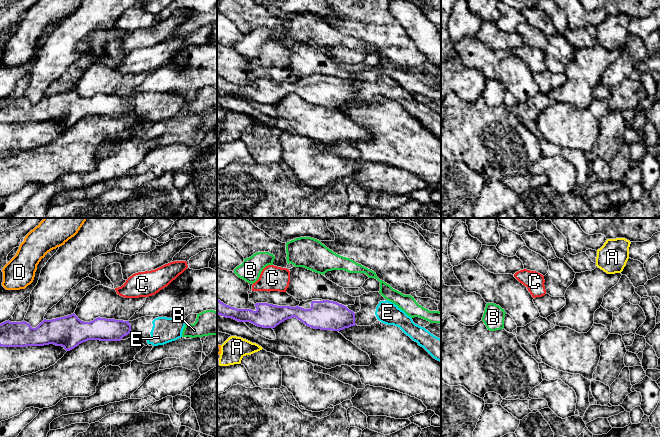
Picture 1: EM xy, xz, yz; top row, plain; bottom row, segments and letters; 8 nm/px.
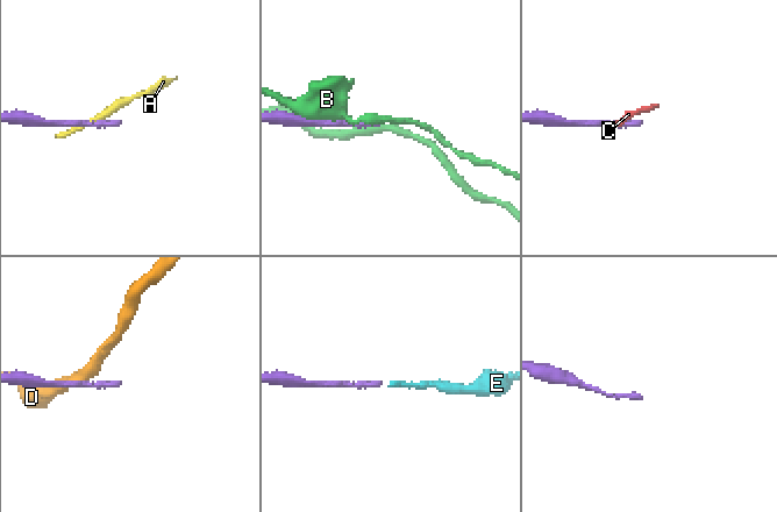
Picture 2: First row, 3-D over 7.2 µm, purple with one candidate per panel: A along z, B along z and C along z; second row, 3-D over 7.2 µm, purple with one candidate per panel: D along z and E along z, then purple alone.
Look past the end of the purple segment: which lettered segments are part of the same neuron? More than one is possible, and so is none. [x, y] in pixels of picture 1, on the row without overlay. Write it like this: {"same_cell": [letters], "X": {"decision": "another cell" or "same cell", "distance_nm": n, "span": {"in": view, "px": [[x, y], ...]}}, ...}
{"same_cell": ["E"], "A": {"decision": "another cell", "distance_nm": 120, "span": {"in": "xz", "px": [[239, 97], [236, 112]]}}, "B": {"decision": "another cell", "distance_nm": 160, "span": {"in": "xz", "px": [[256, 79], [252, 59]]}}, "C": {"decision": "another cell", "distance_nm": 100, "span": {"in": "xz", "px": [[267, 79], [268, 67]]}}, "D": {"decision": "another cell", "distance_nm": 220, "span": {"in": "xz", "px": [[226, 93], [220, 121]]}}, "E": {"decision": "same cell", "distance_nm": 150, "span": {"in": "xy", "px": [[130, 107], [147, 116]]}}}

